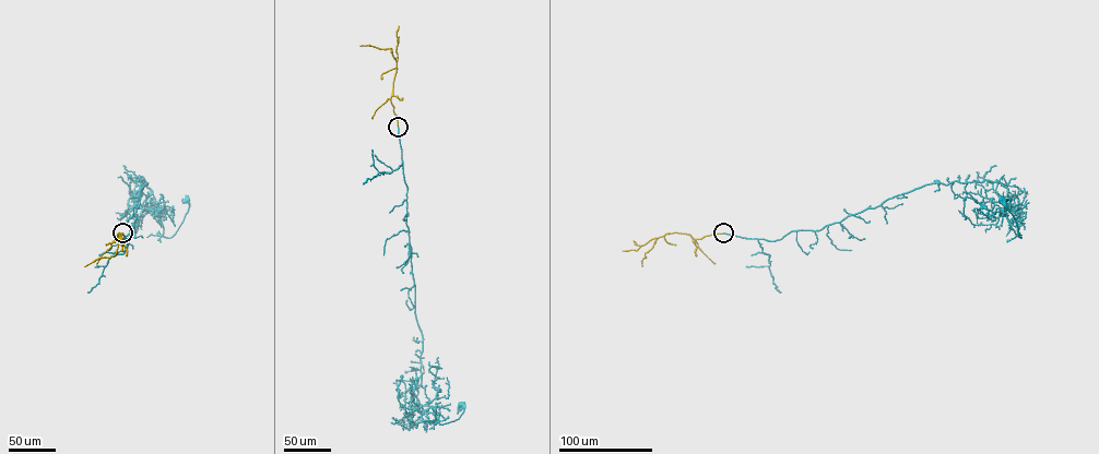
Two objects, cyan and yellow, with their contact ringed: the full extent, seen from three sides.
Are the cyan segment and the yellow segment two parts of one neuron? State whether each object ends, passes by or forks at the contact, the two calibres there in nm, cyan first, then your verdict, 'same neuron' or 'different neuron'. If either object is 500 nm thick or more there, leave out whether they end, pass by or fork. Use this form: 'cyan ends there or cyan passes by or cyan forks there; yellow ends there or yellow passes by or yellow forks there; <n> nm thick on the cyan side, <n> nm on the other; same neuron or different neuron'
cyan ends there; yellow ends there; 260 nm thick on the cyan side, 380 nm on the other; same neuron

